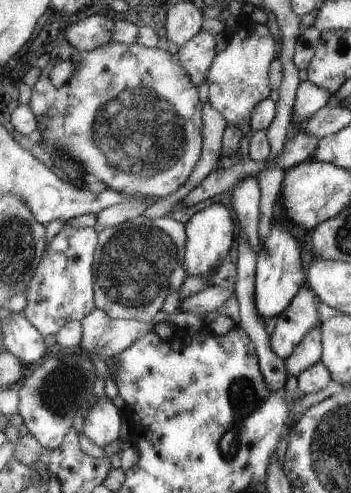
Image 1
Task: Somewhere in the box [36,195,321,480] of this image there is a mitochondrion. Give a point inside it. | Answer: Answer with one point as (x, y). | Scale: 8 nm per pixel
(135, 263)

